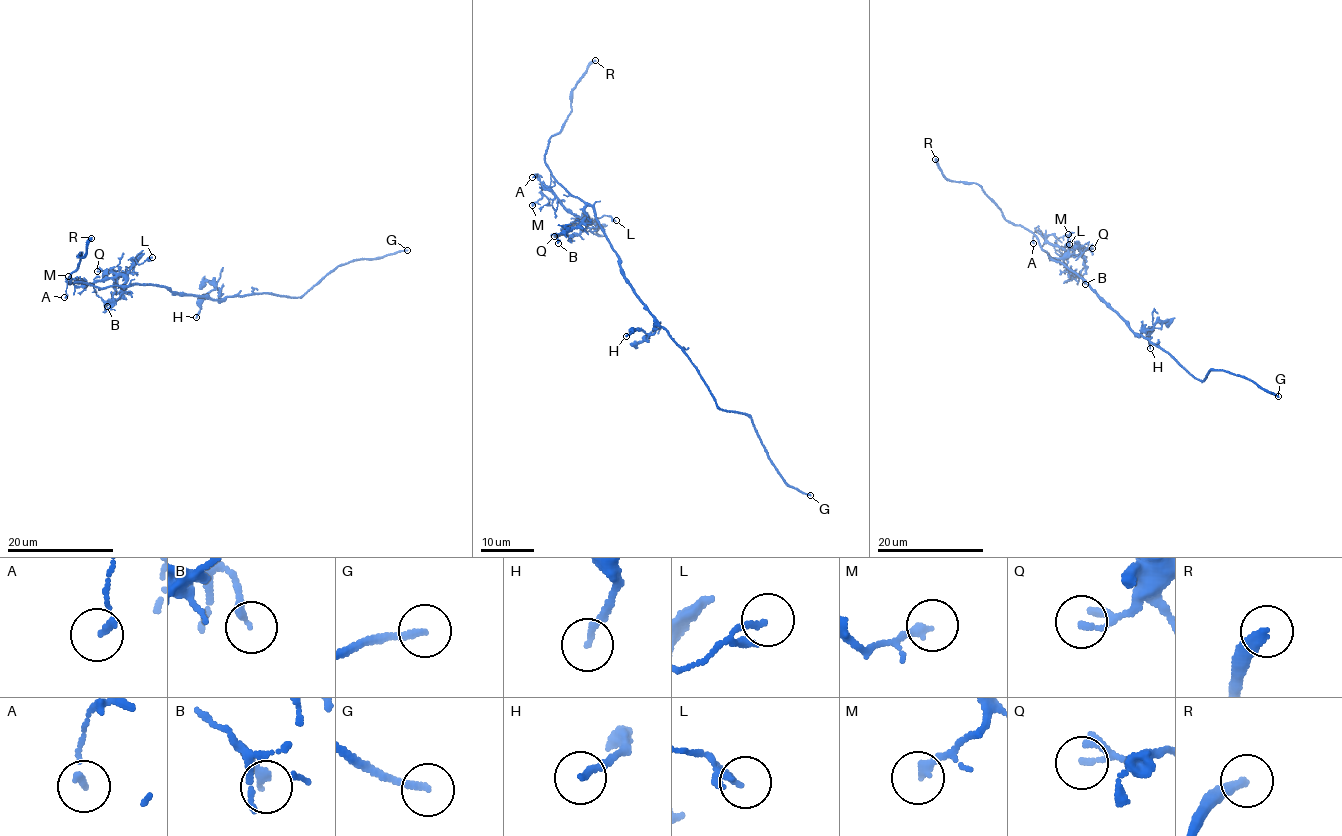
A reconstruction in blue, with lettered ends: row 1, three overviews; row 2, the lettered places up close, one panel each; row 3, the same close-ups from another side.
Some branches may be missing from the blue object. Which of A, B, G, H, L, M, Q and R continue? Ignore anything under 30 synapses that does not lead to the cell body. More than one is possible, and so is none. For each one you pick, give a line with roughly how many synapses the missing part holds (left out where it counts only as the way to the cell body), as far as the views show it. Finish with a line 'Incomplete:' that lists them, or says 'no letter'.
G: 60 syn
Incomplete: G, R

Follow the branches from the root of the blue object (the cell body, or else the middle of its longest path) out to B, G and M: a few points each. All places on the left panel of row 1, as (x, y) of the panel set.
B: (187, 296), (156, 285), (134, 283), (122, 286), (124, 283), (118, 298), (103, 300), (107, 306)
G: (187, 296), (203, 295), (220, 300), (238, 294), (266, 292), (297, 298), (343, 263), (407, 250)
M: (187, 296), (156, 285), (123, 286), (125, 280), (122, 275), (86, 284), (68, 276)

